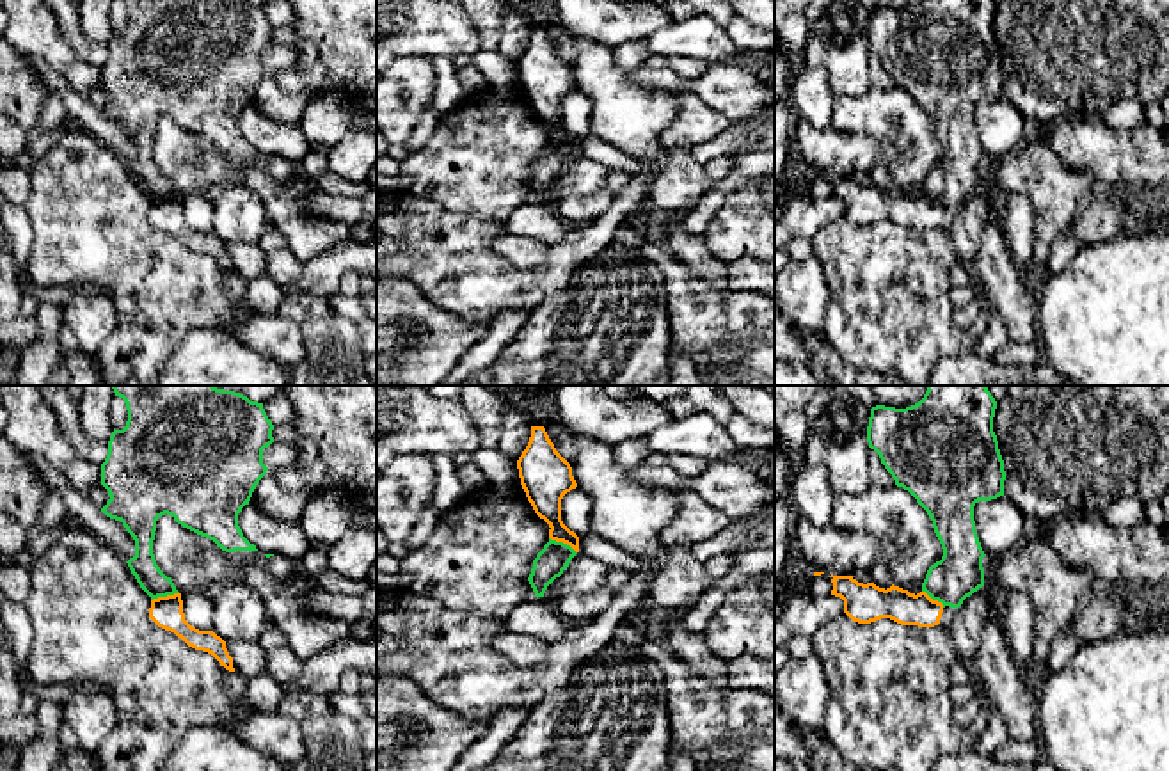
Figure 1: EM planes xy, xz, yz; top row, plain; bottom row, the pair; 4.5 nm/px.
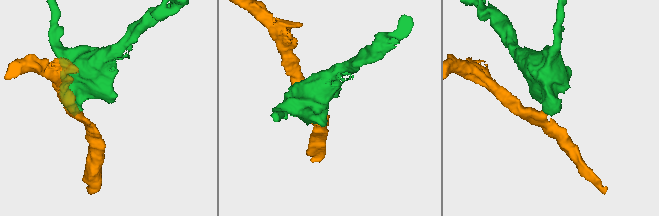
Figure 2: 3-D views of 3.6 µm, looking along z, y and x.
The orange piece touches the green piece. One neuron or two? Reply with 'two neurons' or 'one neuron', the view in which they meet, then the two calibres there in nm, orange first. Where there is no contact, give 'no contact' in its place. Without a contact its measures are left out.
two neurons; meets orange in xy; 140 nm thick on the orange side, 120 nm on the other

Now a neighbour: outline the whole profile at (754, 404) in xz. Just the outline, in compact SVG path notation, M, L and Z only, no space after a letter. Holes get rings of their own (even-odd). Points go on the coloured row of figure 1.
M716 386L723 393L734 410L750 423L764 428L775 428L775 398L764 389L748 386Z

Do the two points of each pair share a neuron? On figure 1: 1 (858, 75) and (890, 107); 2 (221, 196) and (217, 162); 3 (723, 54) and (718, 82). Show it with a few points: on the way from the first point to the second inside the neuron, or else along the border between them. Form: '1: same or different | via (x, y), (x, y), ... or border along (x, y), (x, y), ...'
1: different | border along (871, 84), (857, 95), (834, 95)
2: different | border along (228, 182), (205, 187)
3: different | border along (734, 61), (711, 64)

